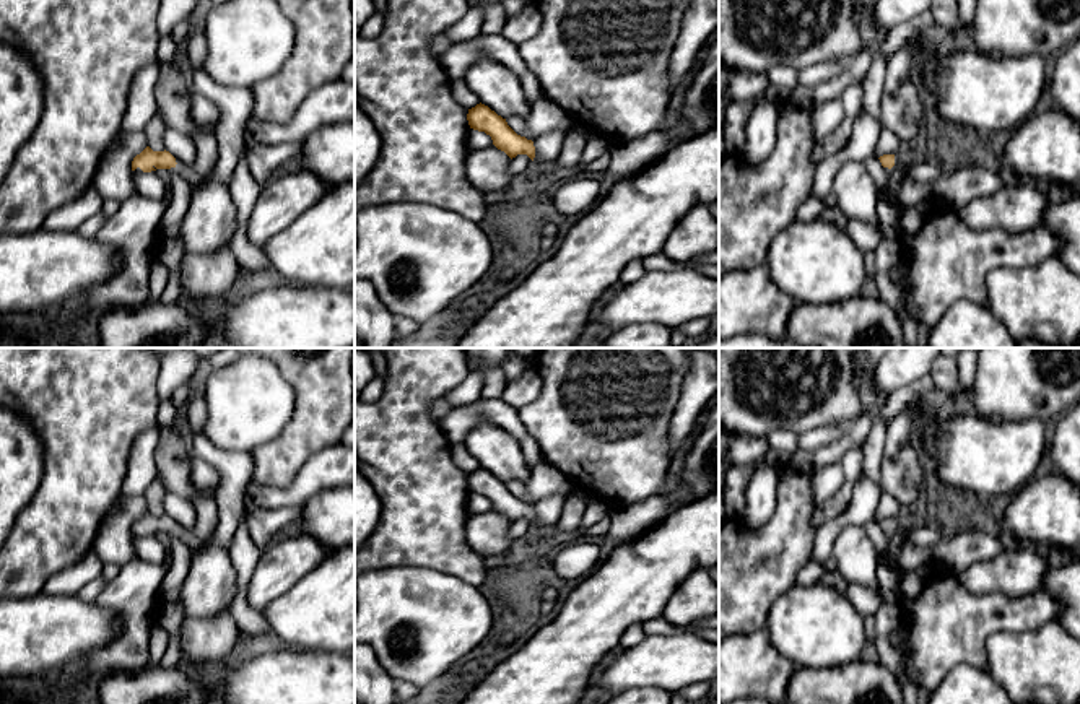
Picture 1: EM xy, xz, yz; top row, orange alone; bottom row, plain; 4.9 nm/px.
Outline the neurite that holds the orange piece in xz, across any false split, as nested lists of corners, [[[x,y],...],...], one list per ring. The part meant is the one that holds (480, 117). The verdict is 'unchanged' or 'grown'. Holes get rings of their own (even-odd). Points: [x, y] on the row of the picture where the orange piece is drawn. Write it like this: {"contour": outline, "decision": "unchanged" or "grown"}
{"contour": [[[477,104],[468,109],[467,120],[470,128],[485,132],[491,137],[493,145],[504,151],[511,159],[517,154],[527,154],[532,161],[535,158],[535,146],[532,140],[517,135],[494,111],[485,104]]], "decision": "unchanged"}

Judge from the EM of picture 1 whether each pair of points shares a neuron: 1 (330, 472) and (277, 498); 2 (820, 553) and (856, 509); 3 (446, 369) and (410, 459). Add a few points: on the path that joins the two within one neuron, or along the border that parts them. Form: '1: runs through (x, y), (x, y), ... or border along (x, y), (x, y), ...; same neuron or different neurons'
1: runs through (317, 473), (296, 495), (290, 496); same neuron
2: runs through (823, 542), (844, 519); same neuron
3: runs through (423, 392), (409, 407), (409, 436); same neuron

